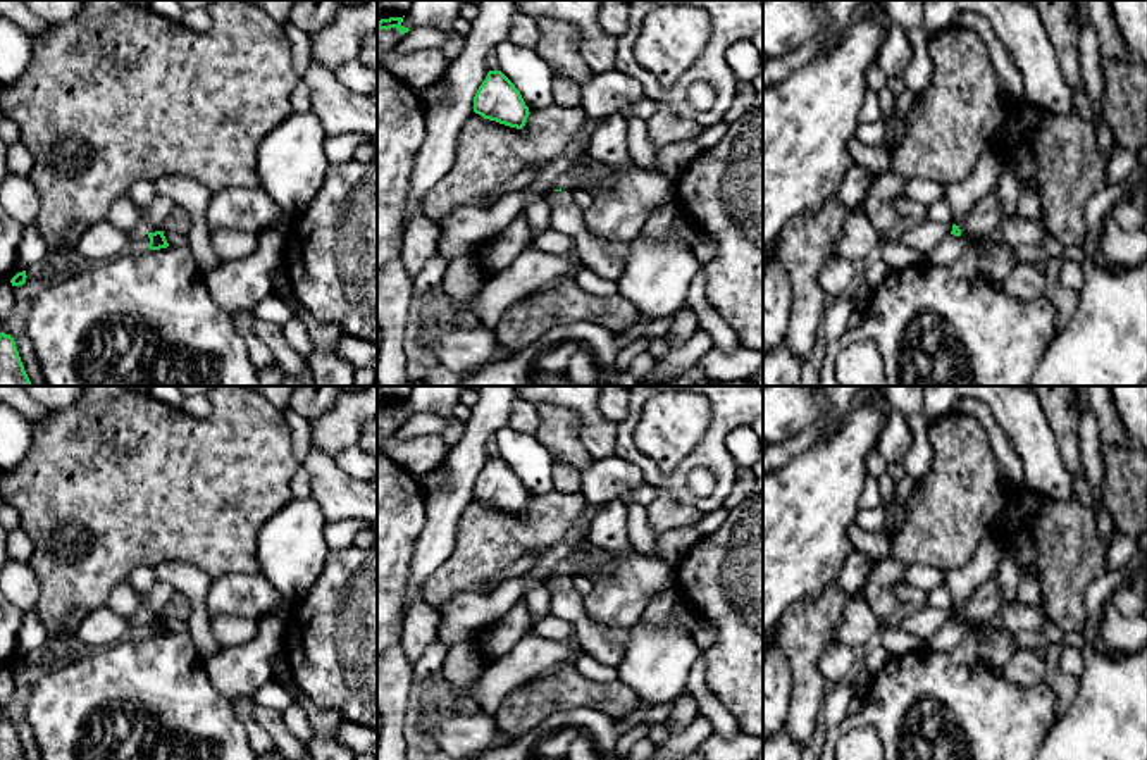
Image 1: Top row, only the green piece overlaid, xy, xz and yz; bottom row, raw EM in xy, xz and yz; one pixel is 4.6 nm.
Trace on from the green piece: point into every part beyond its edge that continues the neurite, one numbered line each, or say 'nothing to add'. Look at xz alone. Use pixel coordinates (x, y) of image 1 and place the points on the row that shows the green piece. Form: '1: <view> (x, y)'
1: xz (605, 257)

